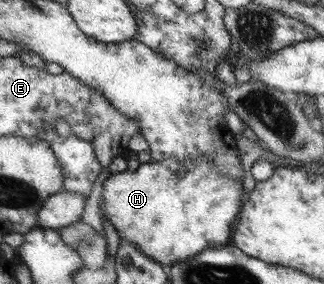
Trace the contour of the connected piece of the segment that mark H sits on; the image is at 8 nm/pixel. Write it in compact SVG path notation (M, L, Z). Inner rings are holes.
M197 157L195 161L187 161L185 166L181 166L181 163L174 159L168 159L159 163L151 163L149 161L147 164L140 164L135 172L127 170L117 174L111 173L109 178L103 182L103 192L101 194L103 202L100 203L100 211L103 217L105 217L117 231L120 242L136 244L136 247L140 248L140 251L144 252L145 256L157 261L157 264L164 265L165 268L168 268L173 263L199 255L200 252L209 248L231 244L232 228L235 226L235 222L243 208L243 202L247 197L247 193L243 187L243 180L244 176L235 176L235 179L233 179L231 176L221 174L220 166L217 166L217 162L211 162L209 157Z

